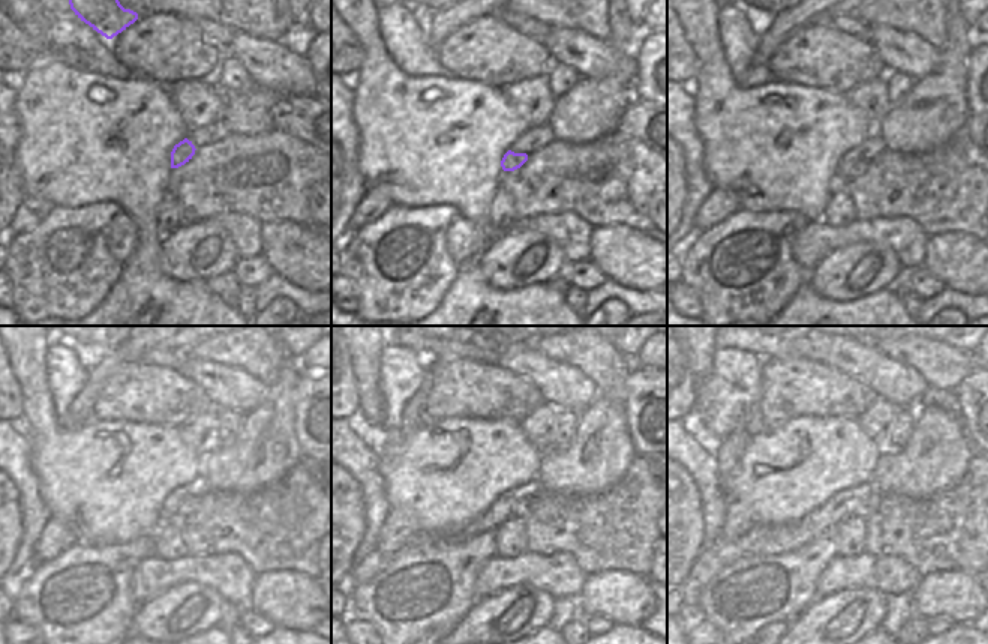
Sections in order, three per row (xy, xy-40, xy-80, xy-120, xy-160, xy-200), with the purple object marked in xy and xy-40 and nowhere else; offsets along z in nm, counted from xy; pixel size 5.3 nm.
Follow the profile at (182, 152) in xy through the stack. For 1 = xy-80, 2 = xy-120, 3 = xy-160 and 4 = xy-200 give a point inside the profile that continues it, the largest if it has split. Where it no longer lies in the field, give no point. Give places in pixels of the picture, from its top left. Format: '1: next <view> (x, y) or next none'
1: next xy-80 (858, 167)
2: next xy-120 (189, 503)
3: next xy-160 (523, 508)
4: next xy-200 (868, 505)

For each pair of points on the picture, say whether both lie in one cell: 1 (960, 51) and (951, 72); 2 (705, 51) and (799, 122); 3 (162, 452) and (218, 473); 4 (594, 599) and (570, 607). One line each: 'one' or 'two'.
1: one
2: one
3: two
4: two

